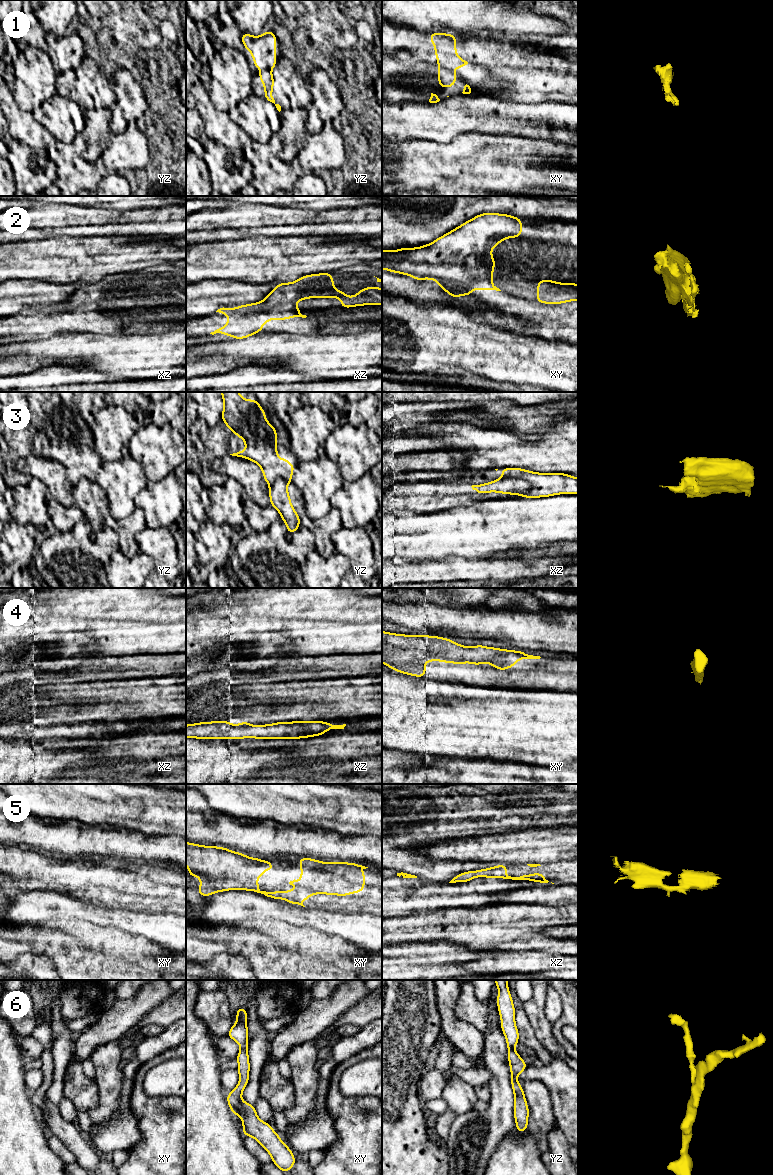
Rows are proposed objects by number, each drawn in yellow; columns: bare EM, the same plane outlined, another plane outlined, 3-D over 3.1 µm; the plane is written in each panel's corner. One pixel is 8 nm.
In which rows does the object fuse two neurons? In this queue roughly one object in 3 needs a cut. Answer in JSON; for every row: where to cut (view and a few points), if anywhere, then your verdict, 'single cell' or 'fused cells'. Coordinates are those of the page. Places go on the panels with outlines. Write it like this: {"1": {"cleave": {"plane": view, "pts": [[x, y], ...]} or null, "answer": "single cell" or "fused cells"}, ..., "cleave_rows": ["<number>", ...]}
{"1": {"cleave": {"plane": "yz", "pts": [[263, 68], [270, 70]]}, "answer": "fused cells"}, "2": {"cleave": {"plane": "xy", "pts": [[436, 279], [463, 283], [483, 280], [490, 281]]}, "answer": "fused cells"}, "3": {"cleave": {"plane": "xz", "pts": [[502, 477], [524, 479], [531, 487]]}, "answer": "fused cells"}, "4": {"cleave": null, "answer": "single cell"}, "5": {"cleave": null, "answer": "single cell"}, "6": {"cleave": null, "answer": "single cell"}, "cleave_rows": ["1", "2", "3"]}

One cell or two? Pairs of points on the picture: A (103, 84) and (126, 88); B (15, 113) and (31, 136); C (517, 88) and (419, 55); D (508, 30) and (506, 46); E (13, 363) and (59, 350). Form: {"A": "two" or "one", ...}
{"A": "two", "B": "one", "C": "one", "D": "two", "E": "two"}

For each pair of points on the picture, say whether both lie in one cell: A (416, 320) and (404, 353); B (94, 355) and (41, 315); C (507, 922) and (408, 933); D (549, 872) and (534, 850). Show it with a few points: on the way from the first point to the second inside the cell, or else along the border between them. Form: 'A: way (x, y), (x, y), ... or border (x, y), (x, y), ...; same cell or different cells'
A: way (412, 328), (412, 337), (404, 345); same cell
B: border (93, 333), (72, 333), (70, 335); different cells
C: way (482, 927), (449, 927), (444, 932), (433, 932); same cell
D: border (567, 859), (541, 865); different cells

